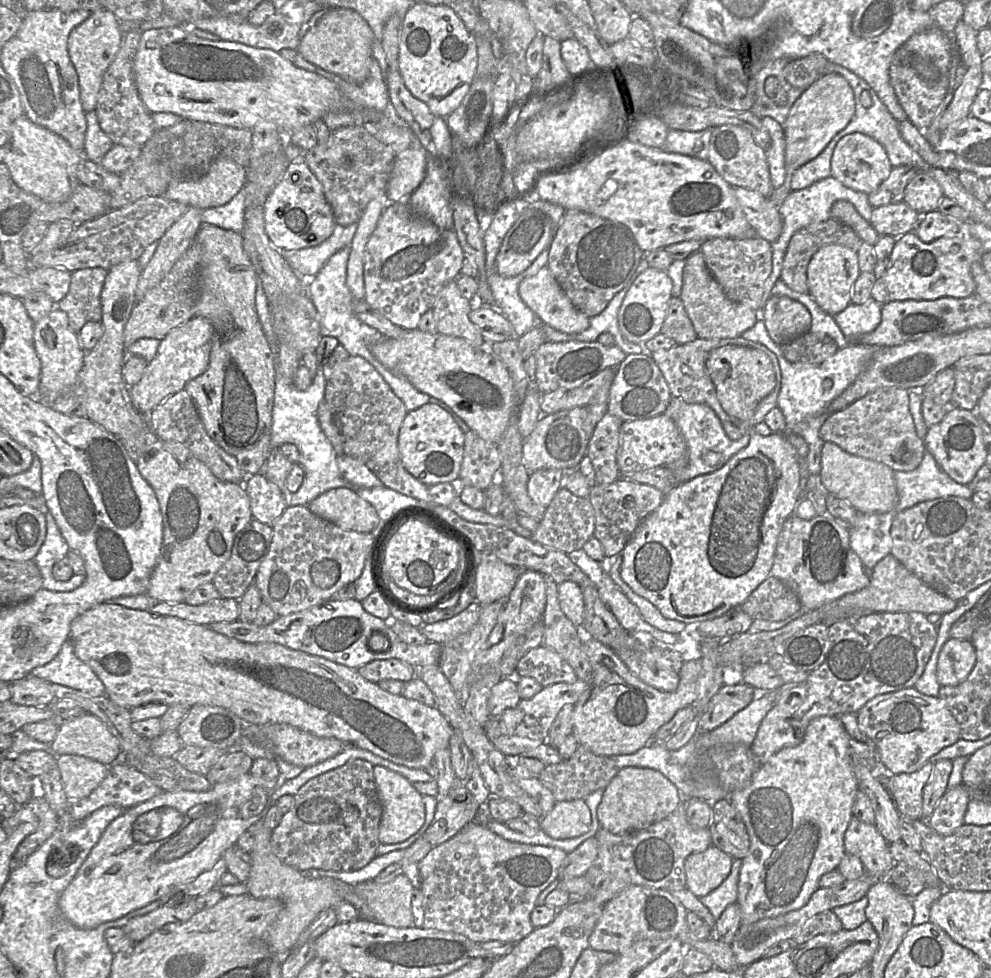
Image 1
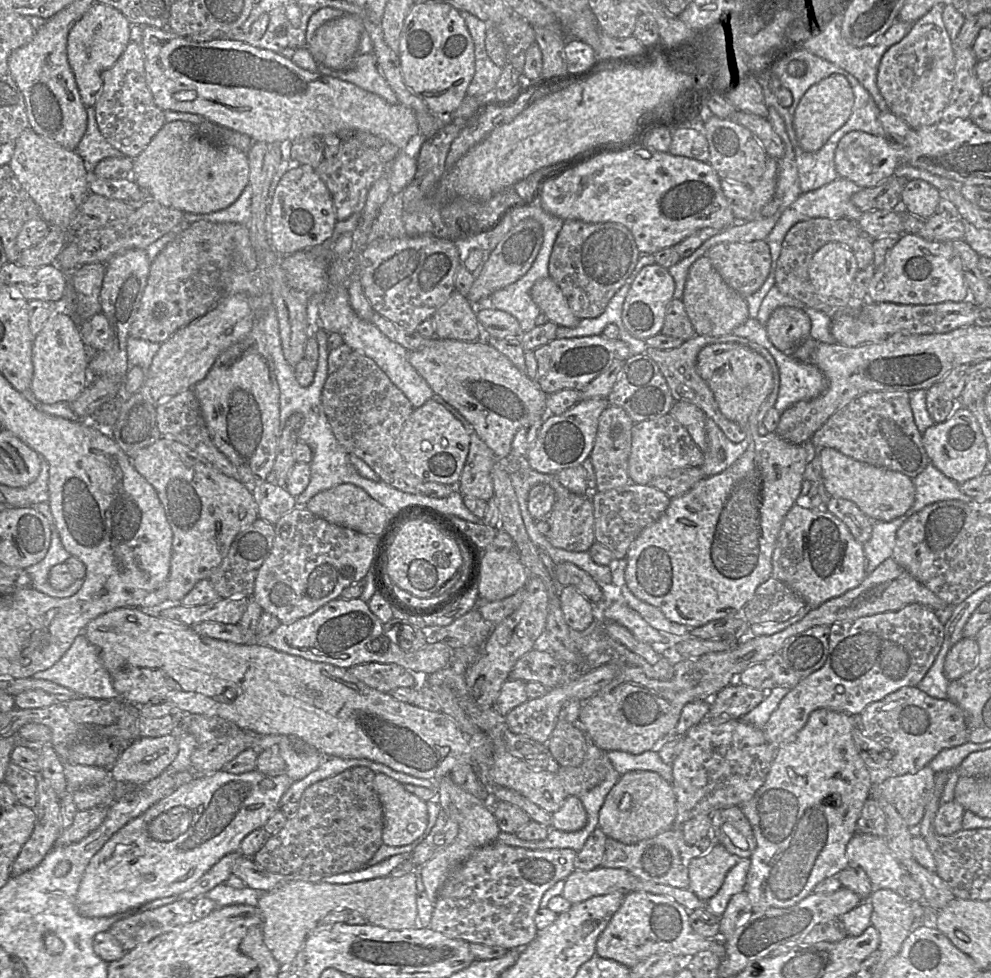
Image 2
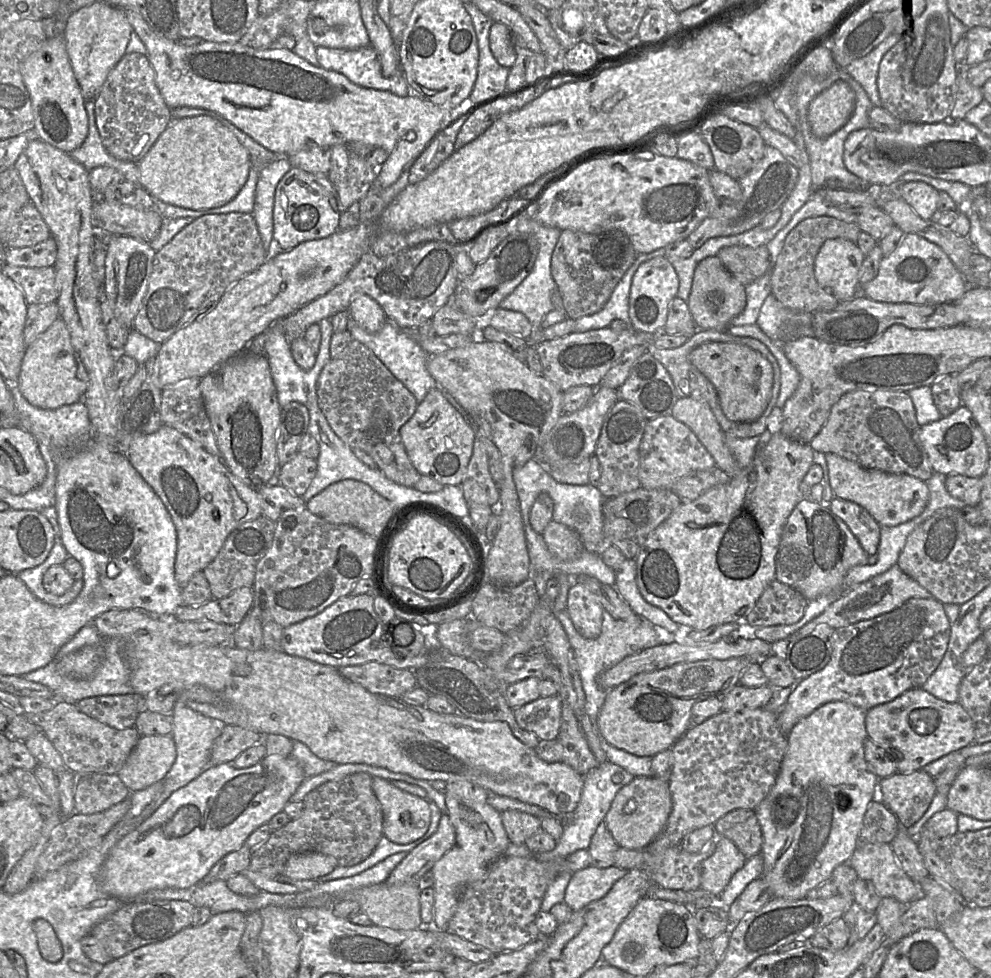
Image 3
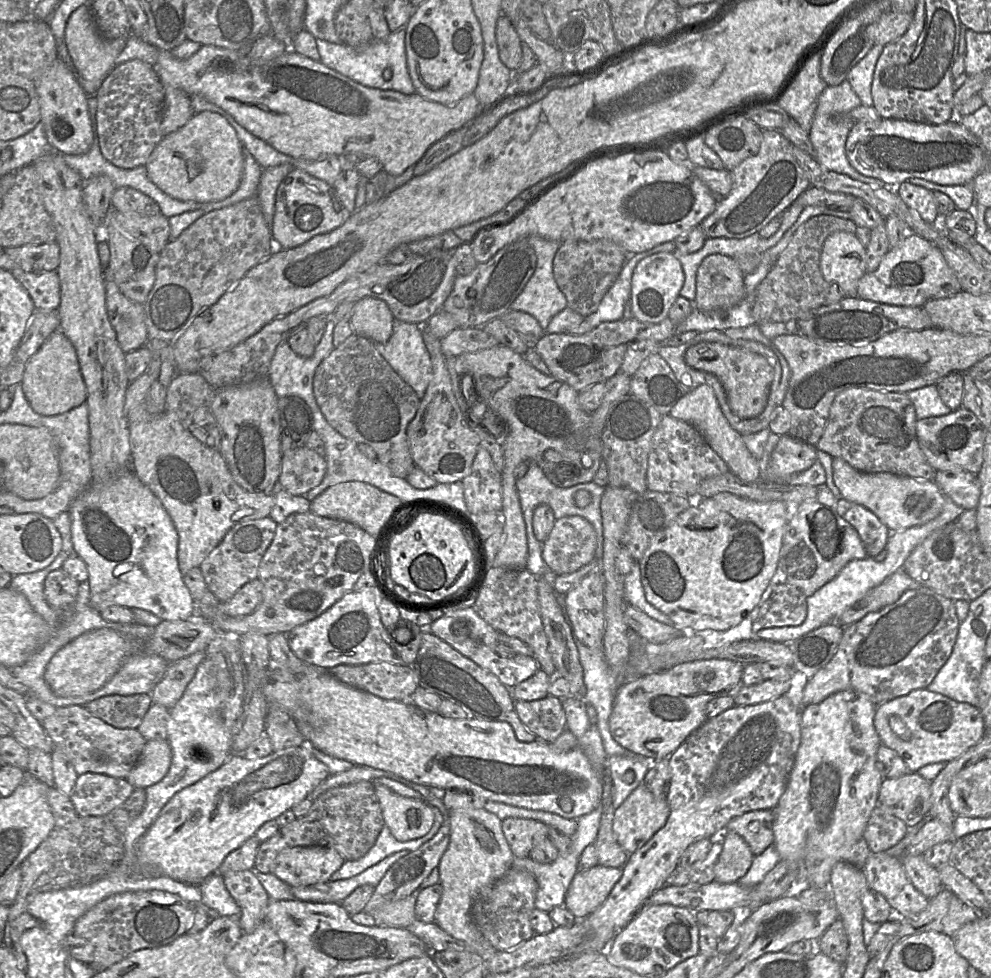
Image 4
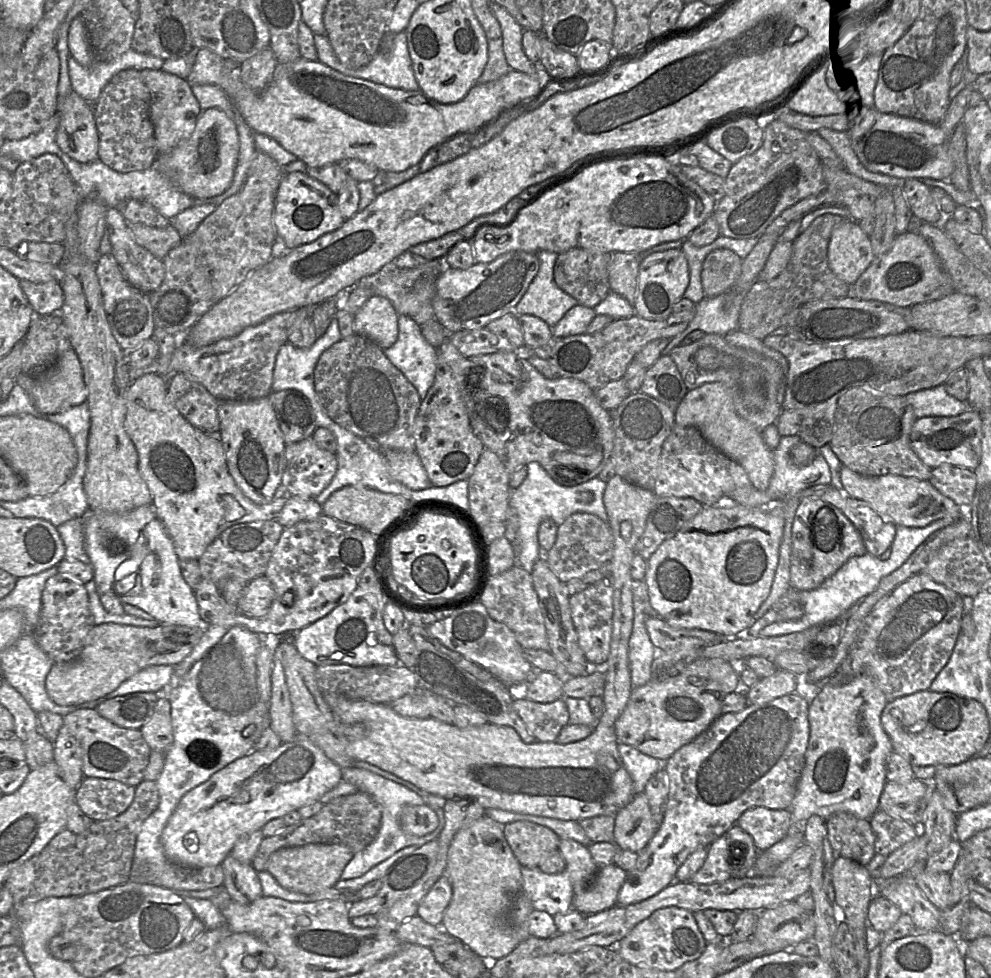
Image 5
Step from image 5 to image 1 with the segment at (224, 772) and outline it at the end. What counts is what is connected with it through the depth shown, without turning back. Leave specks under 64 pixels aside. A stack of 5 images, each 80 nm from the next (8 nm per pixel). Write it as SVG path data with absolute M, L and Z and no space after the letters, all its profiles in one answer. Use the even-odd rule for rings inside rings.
M249 772L235 779L213 784L212 787L205 792L162 791L160 794L153 797L152 799L125 809L119 817L114 819L107 826L99 841L92 848L89 855L85 859L81 867L78 869L70 884L61 894L59 898L59 907L63 916L78 928L92 929L102 923L121 918L122 916L132 912L133 910L141 908L155 900L160 899L162 896L168 894L175 887L195 879L201 873L211 869L213 865L218 861L218 859L222 857L226 849L236 845L236 841L243 832L247 831L247 829L257 821L263 820L267 811L270 809L271 806L274 805L272 804L272 793L280 785L280 772L279 777L276 780L272 781L267 781L265 779L256 777Z

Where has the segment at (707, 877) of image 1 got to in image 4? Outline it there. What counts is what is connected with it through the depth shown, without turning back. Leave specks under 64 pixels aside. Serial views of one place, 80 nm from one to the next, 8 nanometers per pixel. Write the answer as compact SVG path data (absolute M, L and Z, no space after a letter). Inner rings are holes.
M735 832L722 833L723 848L714 865L715 882L738 882L749 870L754 854L745 840Z

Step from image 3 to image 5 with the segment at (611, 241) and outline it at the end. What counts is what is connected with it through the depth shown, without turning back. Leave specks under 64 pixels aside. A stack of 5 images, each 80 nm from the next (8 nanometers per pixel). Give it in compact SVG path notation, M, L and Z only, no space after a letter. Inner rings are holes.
M573 248L558 254L554 265L554 281L557 286L575 298L579 305L594 308L610 292L609 255L598 251Z

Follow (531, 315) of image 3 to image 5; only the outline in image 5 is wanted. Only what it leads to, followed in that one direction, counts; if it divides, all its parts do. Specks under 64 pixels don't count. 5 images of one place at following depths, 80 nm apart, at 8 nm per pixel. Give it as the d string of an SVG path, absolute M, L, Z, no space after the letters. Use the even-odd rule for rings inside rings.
M551 251L536 253L540 262L537 275L526 293L516 305L518 315L534 315L553 327L572 307L579 305L577 300L562 291L554 281L554 265L558 254Z

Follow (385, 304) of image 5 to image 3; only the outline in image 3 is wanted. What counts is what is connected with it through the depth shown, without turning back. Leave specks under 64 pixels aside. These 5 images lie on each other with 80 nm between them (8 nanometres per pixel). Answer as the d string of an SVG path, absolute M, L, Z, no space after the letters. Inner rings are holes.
M355 294L349 305L350 317L364 330L376 333L386 324L388 318L373 298L366 294Z

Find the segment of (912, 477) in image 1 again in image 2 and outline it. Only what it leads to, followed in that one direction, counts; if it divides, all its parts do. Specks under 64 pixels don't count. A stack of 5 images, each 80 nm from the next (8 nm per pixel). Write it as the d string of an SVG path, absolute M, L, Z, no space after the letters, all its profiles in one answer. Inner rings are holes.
M931 462L912 480L915 486L915 499L905 514L907 518L935 502L959 500L967 504L971 500L971 497L959 489L959 484L945 476Z

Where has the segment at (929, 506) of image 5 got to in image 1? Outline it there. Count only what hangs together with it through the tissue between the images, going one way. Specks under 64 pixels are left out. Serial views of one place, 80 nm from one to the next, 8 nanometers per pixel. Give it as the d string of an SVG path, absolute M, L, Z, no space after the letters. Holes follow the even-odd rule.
M832 442L823 444L821 483L828 493L847 500L858 512L880 514L894 509L898 497L894 472L885 464L852 455Z

